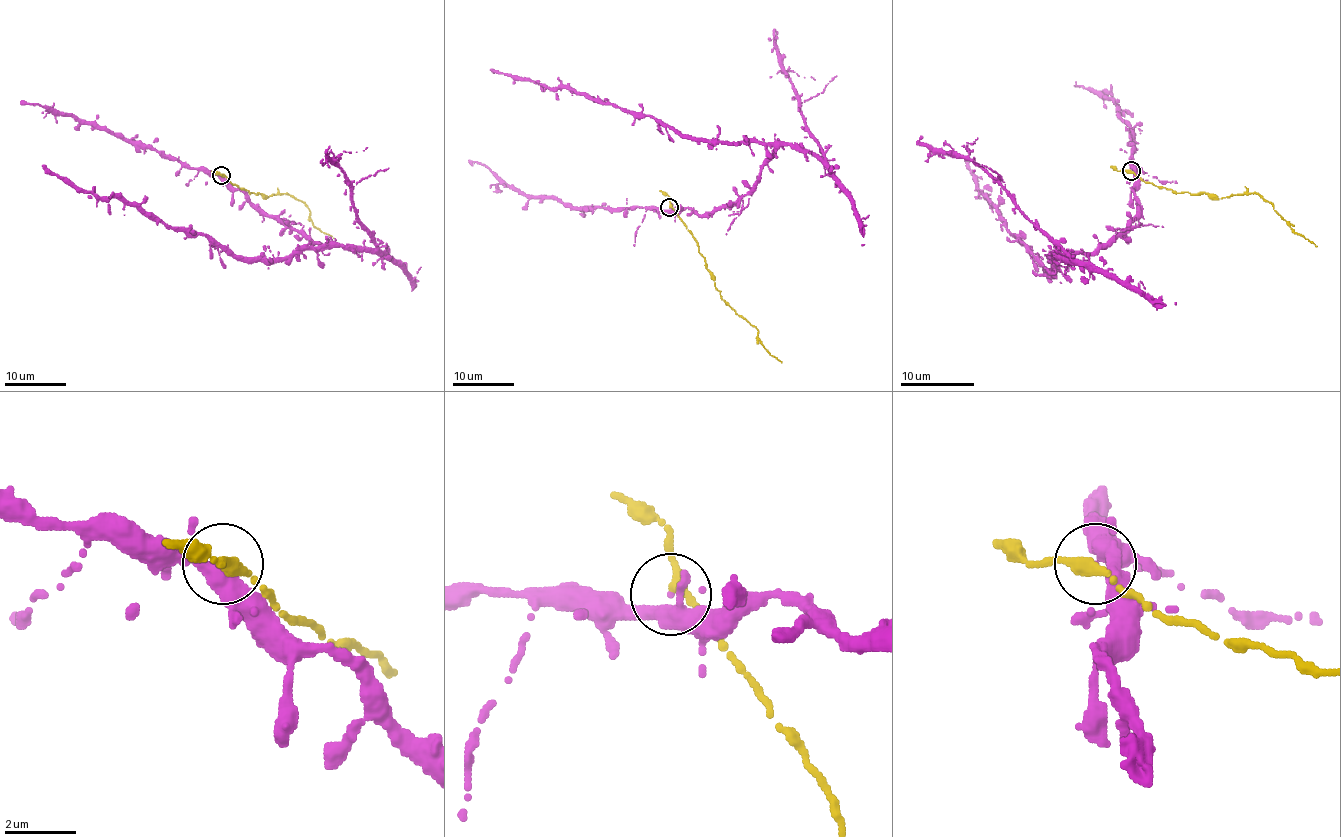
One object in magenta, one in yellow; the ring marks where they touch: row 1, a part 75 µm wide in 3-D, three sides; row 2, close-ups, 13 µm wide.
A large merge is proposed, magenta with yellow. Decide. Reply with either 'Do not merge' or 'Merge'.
Do not merge

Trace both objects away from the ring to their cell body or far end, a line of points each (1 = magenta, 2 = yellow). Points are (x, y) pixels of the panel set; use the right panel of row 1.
1: (1131, 171), (1140, 210), (1129, 226), (1096, 250), (1052, 259), (1050, 272), (1010, 232), (966, 160)
2: (1131, 171), (1146, 182), (1177, 193), (1207, 193), (1218, 199), (1258, 193), (1291, 228), (1317, 247)

